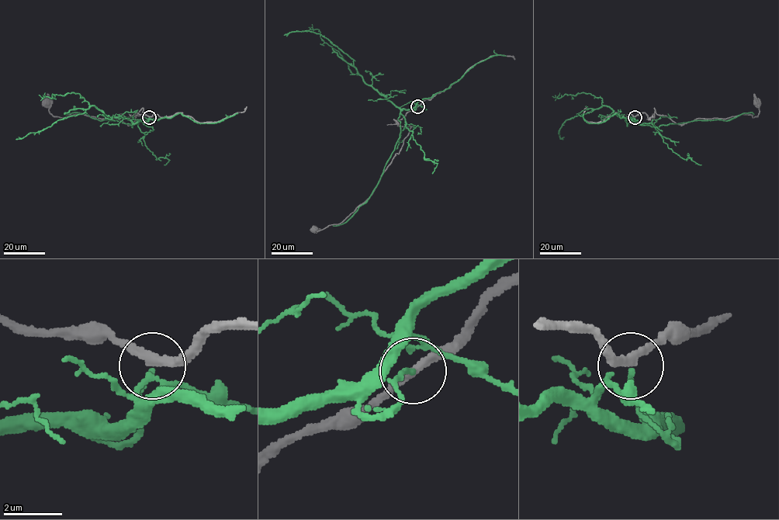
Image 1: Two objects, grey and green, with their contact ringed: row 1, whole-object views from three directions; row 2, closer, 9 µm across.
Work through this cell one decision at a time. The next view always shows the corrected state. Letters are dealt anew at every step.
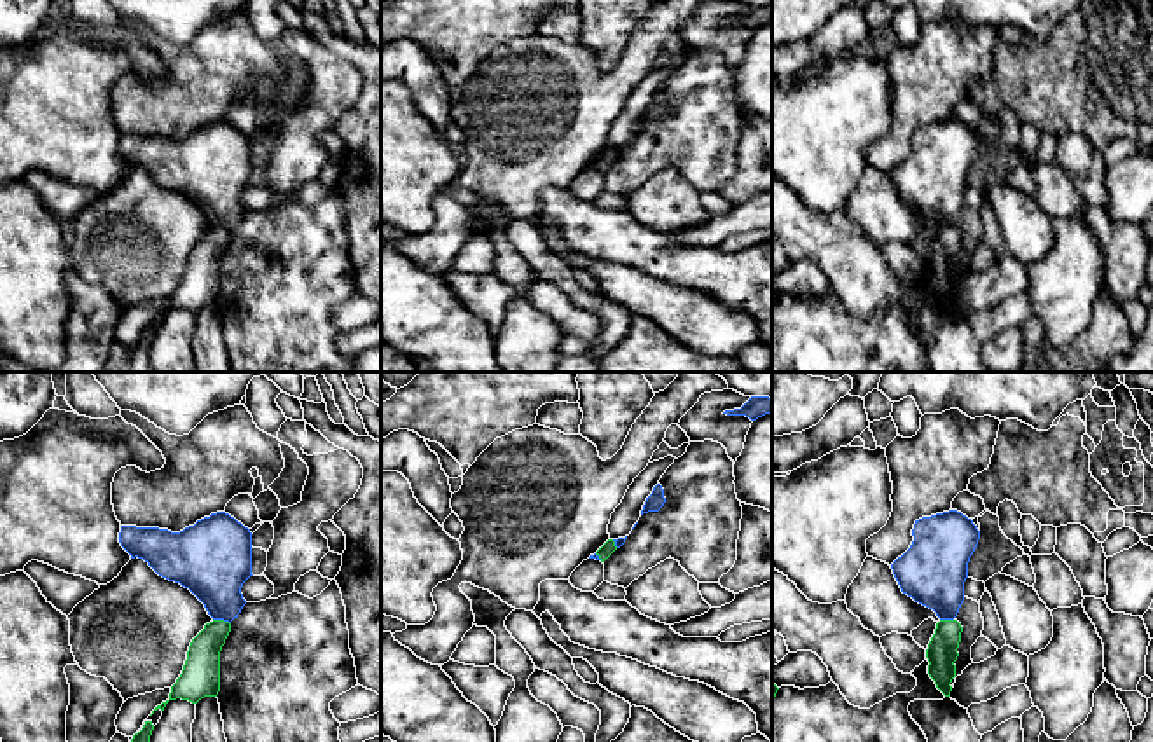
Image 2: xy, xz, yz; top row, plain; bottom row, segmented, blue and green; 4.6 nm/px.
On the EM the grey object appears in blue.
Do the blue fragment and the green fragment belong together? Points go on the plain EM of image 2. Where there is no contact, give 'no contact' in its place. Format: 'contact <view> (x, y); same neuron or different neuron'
contact xy (222, 227); different neuron

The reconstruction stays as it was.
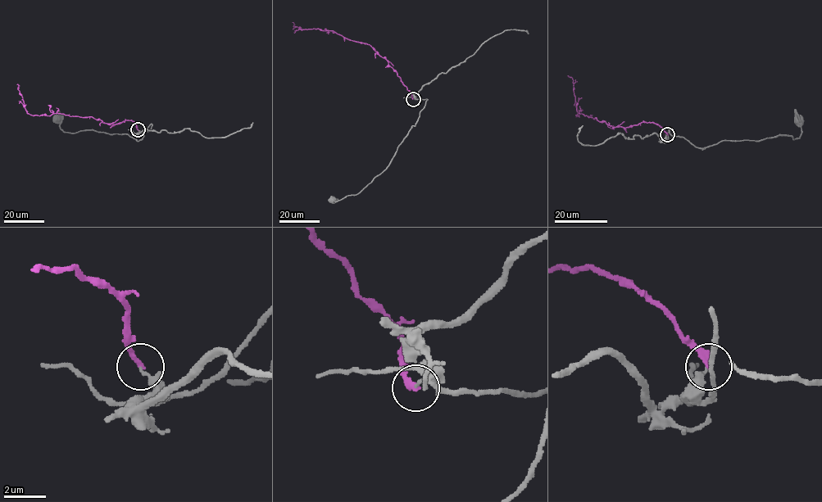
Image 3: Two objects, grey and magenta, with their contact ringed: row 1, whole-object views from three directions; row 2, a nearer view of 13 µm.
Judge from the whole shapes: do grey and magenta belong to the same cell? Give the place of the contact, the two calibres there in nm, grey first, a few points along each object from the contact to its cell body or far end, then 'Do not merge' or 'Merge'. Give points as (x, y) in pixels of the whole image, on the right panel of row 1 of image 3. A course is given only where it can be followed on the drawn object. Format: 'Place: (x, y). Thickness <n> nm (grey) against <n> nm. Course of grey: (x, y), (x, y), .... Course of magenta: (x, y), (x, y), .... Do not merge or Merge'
Place: (667, 134). Thickness 110 nm (grey) against 280 nm. Course of grey: (668, 134), (668, 128), (702, 149), (723, 140), (793, 139), (801, 133), (799, 120). Course of magenta: (668, 134), (653, 123), (641, 122), (628, 127), (614, 127), (579, 114), (577, 116), (573, 79), (567, 76). Do not merge

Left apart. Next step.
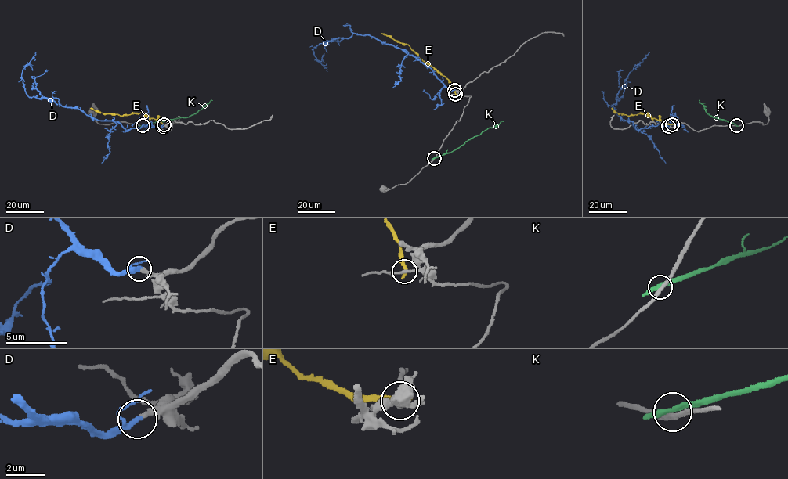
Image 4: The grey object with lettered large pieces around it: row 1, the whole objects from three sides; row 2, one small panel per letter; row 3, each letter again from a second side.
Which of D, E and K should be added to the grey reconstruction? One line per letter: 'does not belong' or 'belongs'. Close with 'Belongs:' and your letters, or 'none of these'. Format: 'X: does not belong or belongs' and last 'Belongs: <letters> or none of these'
D: belongs
E: does not belong
K: does not belong
Belongs: D

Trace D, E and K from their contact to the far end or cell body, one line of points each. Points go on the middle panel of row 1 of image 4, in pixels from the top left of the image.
D: (454, 90), (450, 90), (417, 59), (370, 35), (354, 34), (316, 45), (313, 55), (327, 71)
E: (455, 94), (450, 82), (425, 63), (408, 45), (381, 34)
K: (434, 158), (454, 150), (482, 131), (504, 121)

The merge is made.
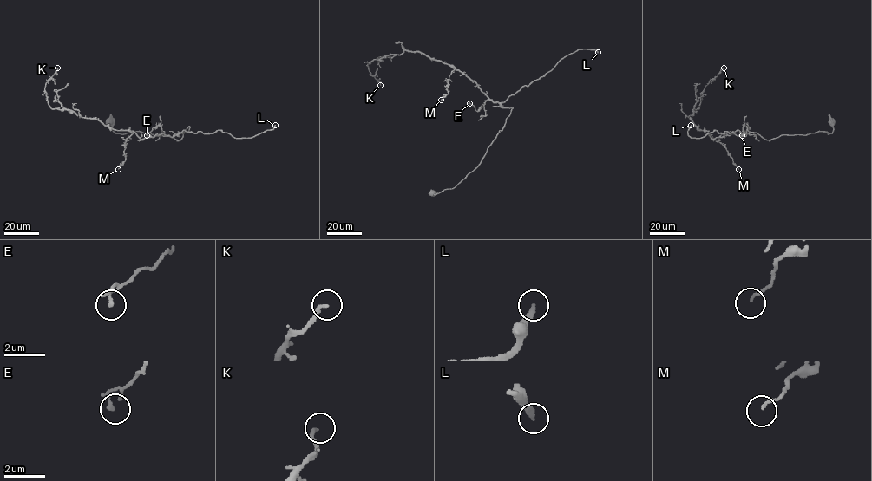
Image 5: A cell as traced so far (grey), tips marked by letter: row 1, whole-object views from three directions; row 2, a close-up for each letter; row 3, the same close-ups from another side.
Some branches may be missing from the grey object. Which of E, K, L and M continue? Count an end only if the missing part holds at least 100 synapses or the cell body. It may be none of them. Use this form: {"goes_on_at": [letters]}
{"goes_on_at": ["L"]}

